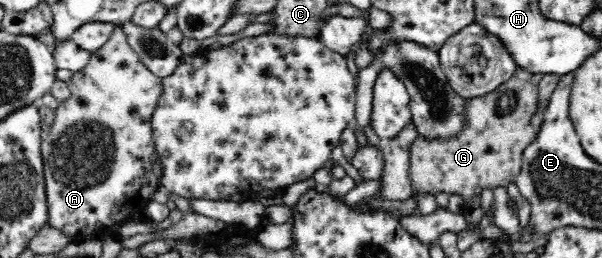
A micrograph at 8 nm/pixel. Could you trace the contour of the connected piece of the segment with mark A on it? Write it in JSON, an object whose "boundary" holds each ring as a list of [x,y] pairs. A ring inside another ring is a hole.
{"boundary":[[[119,25],[112,32],[110,39],[90,56],[86,67],[83,67],[80,71],[73,72],[72,79],[67,83],[71,90],[70,98],[60,102],[60,105],[55,110],[55,120],[51,130],[41,141],[46,201],[49,209],[48,226],[56,228],[58,232],[65,233],[67,237],[78,237],[78,235],[86,237],[90,233],[96,233],[98,229],[116,225],[116,223],[120,223],[124,219],[128,221],[128,217],[136,215],[136,211],[140,209],[140,203],[144,199],[150,199],[150,195],[156,192],[157,186],[160,184],[159,178],[154,173],[153,156],[155,145],[153,142],[151,115],[158,103],[158,98],[162,95],[162,79],[154,75],[132,51],[132,48],[128,45],[126,34]]]}

